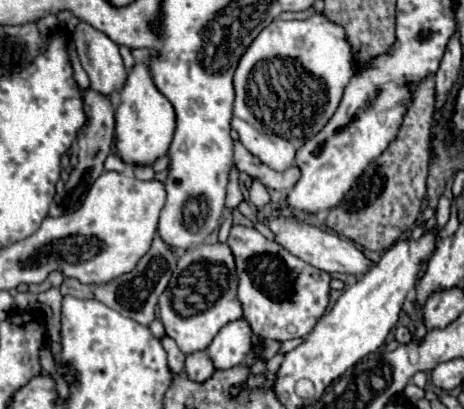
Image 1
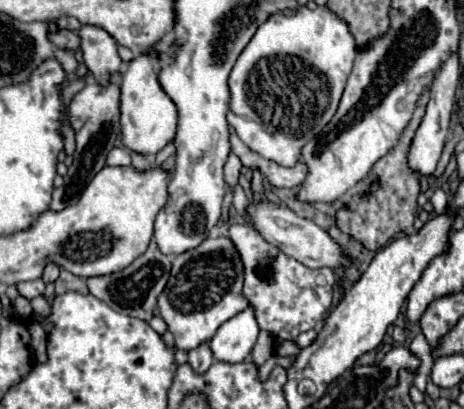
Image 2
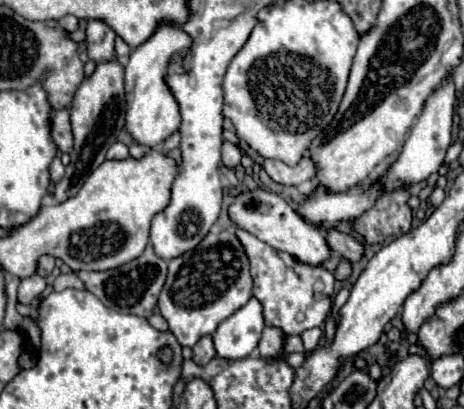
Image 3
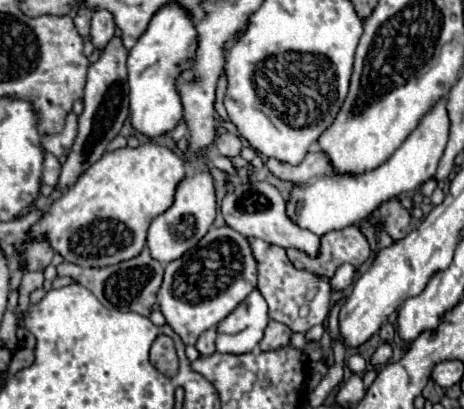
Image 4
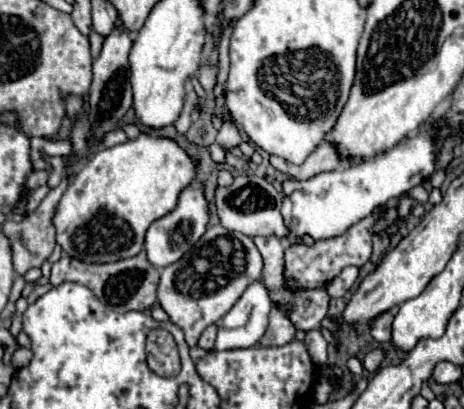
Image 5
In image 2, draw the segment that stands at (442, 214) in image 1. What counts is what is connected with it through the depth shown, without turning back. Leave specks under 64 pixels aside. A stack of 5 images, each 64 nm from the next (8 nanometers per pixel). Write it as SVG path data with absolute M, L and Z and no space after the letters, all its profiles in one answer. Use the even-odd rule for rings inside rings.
M442 188L434 190L434 194L432 194L430 202L432 202L432 206L434 206L434 212L436 212L436 214L446 214L446 206L448 206L448 196L444 194L444 190L442 190Z

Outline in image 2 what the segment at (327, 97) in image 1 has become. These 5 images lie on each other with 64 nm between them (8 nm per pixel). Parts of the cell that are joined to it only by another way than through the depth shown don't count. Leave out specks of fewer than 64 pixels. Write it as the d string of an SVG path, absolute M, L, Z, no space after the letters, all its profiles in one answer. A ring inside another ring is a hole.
M302 6L294 16L274 14L266 24L258 28L254 38L248 42L244 52L238 56L232 74L230 74L230 110L238 116L244 116L260 128L274 136L274 148L252 148L262 158L268 158L280 166L294 166L300 158L300 148L312 140L334 116L340 96L344 92L346 80L352 72L352 64L356 58L356 42L348 32L348 26L326 6L316 6L310 10Z

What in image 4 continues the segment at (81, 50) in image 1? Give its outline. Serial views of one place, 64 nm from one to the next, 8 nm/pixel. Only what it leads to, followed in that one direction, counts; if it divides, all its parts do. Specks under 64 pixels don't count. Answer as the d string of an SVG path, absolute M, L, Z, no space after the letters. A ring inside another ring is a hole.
M94 10L92 12L92 24L90 24L90 40L98 52L104 52L108 42L114 38L116 26L110 12Z

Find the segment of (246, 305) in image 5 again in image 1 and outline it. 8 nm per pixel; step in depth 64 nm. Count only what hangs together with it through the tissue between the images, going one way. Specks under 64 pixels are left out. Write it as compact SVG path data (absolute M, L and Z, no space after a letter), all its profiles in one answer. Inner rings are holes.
M236 320L218 332L206 352L216 370L228 370L244 360L250 344L252 332L248 332L248 324L244 324L244 320Z

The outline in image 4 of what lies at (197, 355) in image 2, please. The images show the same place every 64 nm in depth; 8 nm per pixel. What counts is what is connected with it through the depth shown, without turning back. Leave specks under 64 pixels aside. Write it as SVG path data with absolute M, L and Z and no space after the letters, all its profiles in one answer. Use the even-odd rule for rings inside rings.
M210 328L208 332L204 332L202 336L200 336L200 340L196 342L196 348L198 348L198 352L200 352L200 356L212 356L214 352L216 352L216 348L214 348L214 338L216 338L216 328Z

